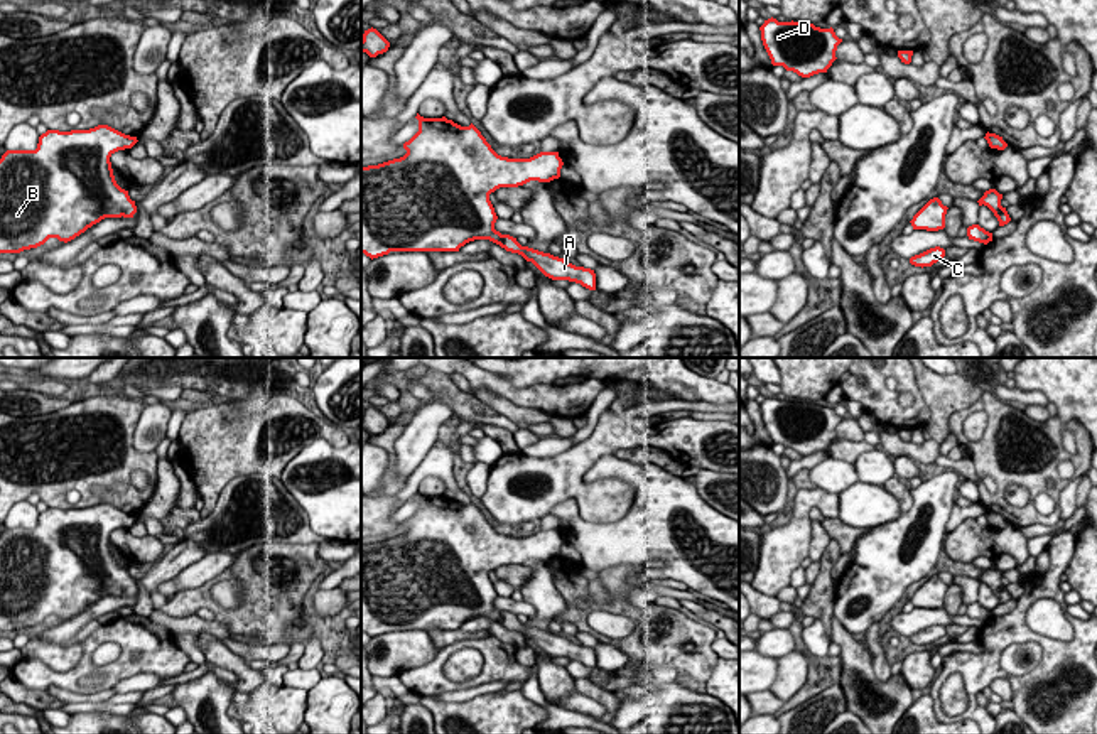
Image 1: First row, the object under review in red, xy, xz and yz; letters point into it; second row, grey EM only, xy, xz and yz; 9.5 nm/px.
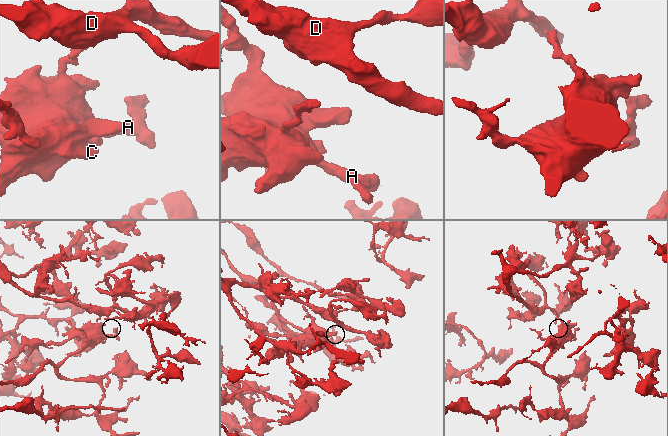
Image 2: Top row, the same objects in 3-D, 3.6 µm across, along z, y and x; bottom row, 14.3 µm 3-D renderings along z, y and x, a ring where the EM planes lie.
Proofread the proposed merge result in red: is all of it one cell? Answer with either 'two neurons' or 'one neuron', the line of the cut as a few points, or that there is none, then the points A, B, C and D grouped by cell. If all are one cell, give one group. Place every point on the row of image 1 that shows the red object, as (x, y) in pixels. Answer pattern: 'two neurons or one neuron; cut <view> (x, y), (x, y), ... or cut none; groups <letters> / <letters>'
one neuron; cut none; groups A B C D

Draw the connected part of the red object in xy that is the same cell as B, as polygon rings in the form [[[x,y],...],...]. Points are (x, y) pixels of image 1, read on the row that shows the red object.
[[[108,125],[47,130],[35,150],[7,150],[0,159],[0,253],[37,248],[49,238],[71,241],[105,218],[133,218],[135,201],[113,175],[110,157],[137,143]]]

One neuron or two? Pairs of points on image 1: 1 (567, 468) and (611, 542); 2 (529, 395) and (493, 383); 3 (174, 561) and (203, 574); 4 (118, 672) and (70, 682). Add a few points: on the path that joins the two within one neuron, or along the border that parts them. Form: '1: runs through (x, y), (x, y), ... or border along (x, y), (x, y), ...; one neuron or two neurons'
1: border along (608, 454), (603, 454), (591, 466), (581, 483); two neurons
2: runs through (520, 395), (502, 387); one neuron
3: border along (205, 554), (164, 581), (157, 591); two neurons
4: runs through (107, 670), (81, 670); one neuron

